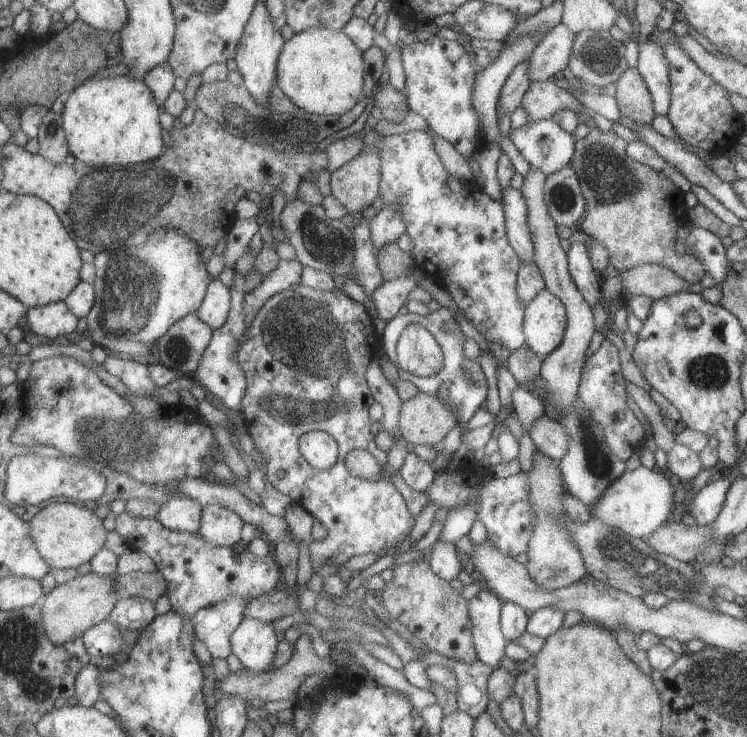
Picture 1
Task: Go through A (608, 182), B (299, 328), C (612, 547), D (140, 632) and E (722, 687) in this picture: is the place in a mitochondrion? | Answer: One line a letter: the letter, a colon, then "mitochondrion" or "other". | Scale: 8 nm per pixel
A: mitochondrion
B: mitochondrion
C: mitochondrion
D: other
E: mitochondrion

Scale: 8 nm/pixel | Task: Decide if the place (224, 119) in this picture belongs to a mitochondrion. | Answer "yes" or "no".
no

